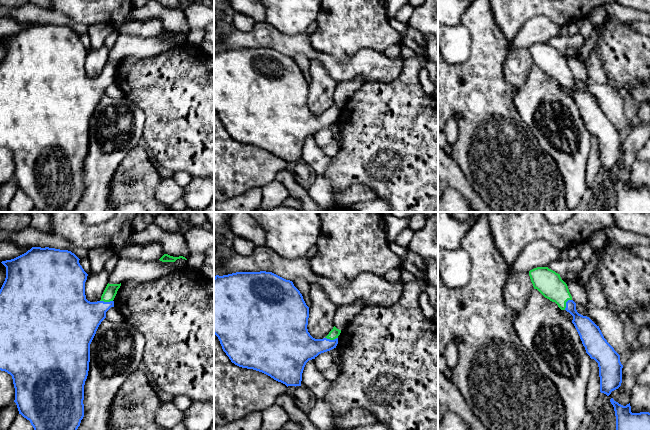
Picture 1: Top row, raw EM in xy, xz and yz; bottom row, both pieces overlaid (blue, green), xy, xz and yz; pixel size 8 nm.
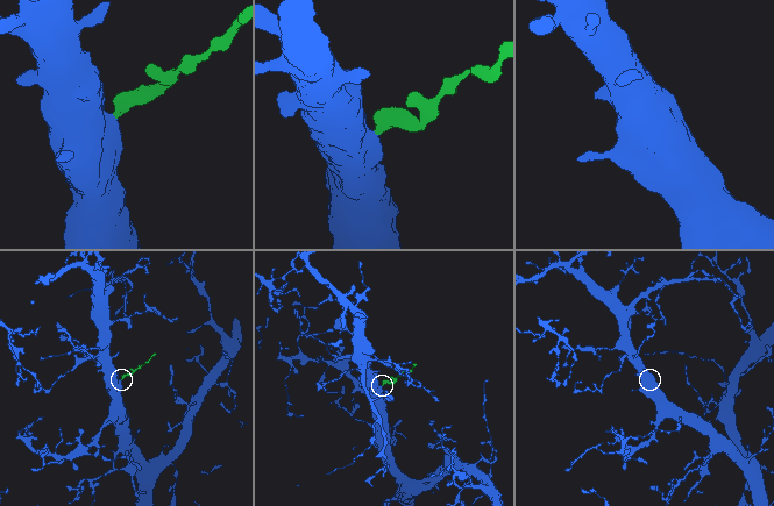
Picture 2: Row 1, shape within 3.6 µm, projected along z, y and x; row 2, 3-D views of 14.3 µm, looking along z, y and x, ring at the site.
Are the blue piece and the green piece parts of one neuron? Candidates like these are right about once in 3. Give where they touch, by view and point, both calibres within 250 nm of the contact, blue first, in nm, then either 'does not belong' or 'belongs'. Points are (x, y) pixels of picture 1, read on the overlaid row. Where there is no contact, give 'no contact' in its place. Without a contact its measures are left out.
meets blue in yz at (566, 303); 150 nm thick on the blue side, 200 nm on the other; belongs

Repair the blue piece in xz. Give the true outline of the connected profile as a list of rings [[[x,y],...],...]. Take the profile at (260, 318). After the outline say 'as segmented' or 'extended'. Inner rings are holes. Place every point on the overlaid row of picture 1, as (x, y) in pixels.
[[[260,271],[260,272],[236,272],[228,275],[214,277],[214,334],[218,337],[223,351],[229,357],[232,363],[235,365],[253,369],[259,372],[262,372],[274,380],[281,382],[288,386],[301,386],[302,373],[306,363],[309,360],[315,359],[319,354],[330,351],[336,348],[338,344],[338,336],[341,333],[341,330],[337,329],[335,326],[329,332],[329,334],[323,339],[315,339],[308,332],[309,318],[309,307],[306,305],[302,294],[294,286],[293,282],[286,280],[272,272]]]; extended

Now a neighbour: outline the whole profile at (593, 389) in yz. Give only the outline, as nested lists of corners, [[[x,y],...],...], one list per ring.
[[[591,359],[591,373],[586,391],[586,410],[590,412],[595,404],[595,400],[600,393],[600,377],[598,363]]]

